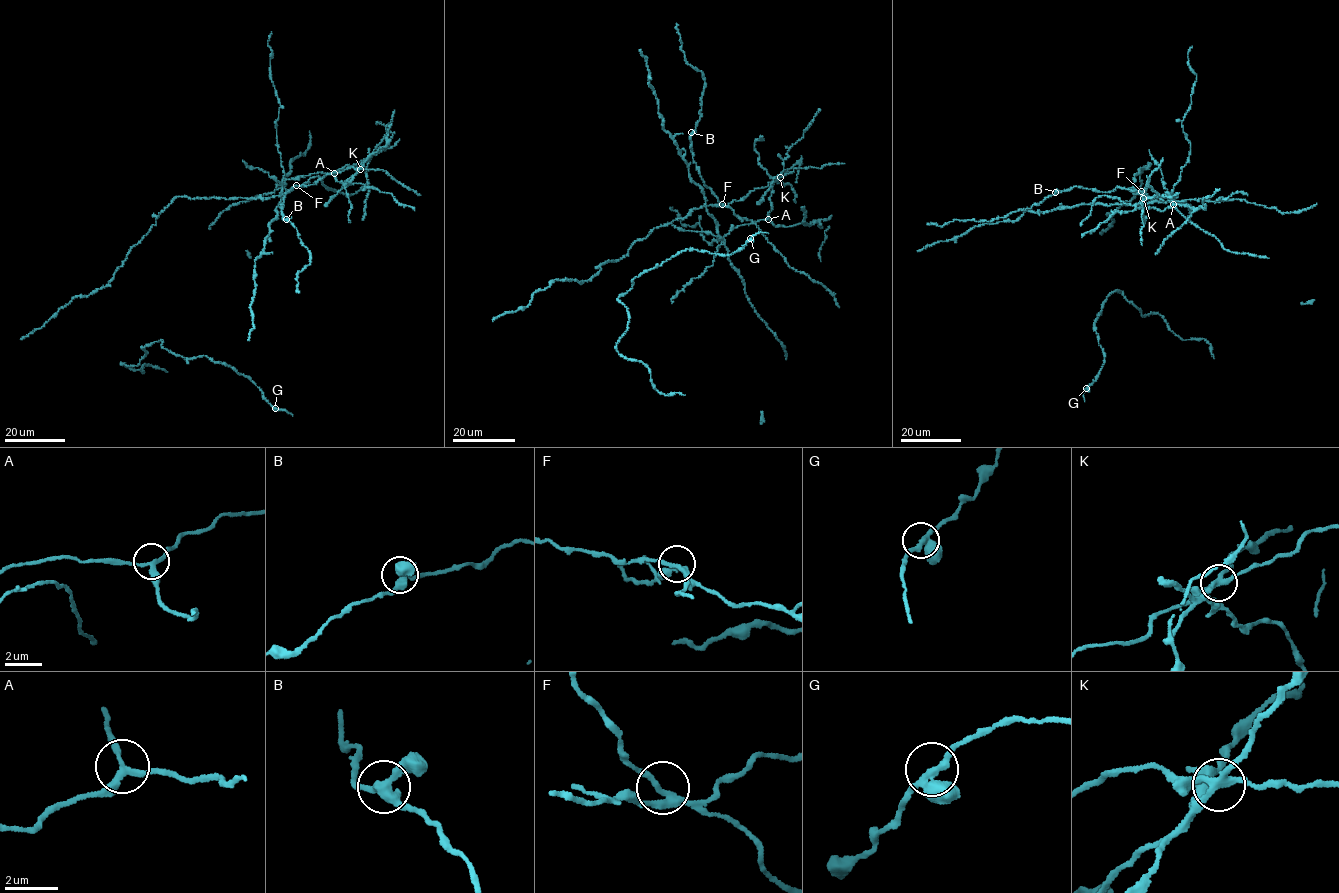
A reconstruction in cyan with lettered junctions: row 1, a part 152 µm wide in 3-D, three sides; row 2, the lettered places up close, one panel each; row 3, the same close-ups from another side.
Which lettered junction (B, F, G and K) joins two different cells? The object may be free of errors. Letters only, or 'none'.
K

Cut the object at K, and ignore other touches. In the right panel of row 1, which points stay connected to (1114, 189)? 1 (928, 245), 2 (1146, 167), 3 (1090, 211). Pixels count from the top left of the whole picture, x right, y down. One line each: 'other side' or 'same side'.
1: other side
2: same side
3: other side

